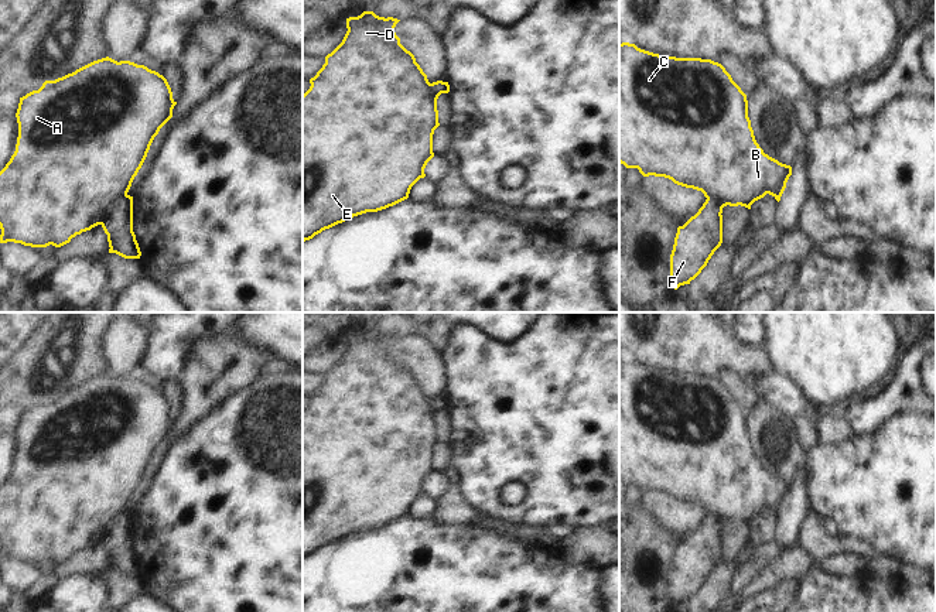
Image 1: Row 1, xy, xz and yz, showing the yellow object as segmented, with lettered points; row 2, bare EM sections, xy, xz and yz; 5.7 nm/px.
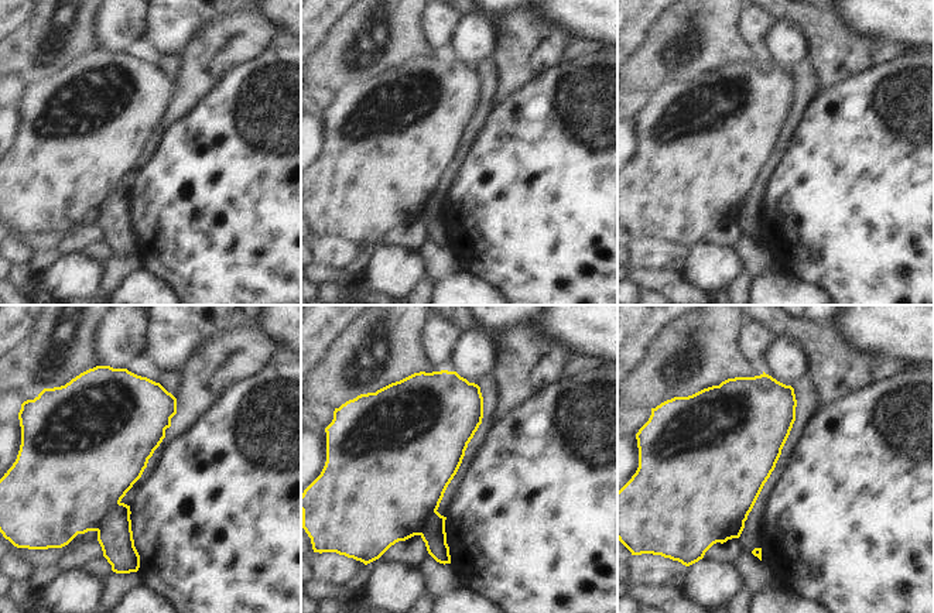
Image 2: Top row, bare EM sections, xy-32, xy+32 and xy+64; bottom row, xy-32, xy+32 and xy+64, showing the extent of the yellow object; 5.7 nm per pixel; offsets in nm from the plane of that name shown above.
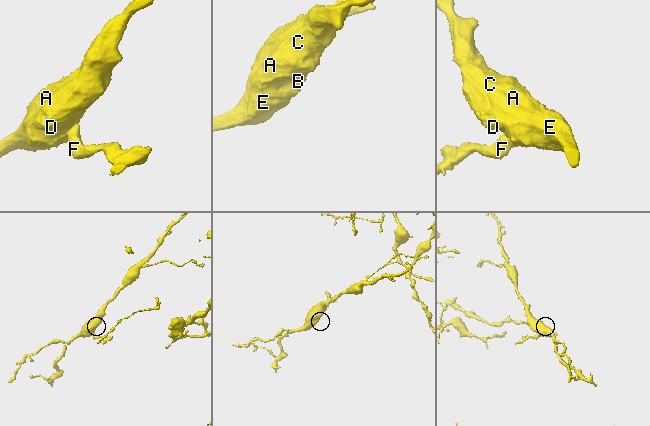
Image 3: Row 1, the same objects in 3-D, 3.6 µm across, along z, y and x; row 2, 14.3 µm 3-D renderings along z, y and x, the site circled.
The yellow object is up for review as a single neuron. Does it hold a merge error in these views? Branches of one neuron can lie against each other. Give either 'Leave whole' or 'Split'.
Split.

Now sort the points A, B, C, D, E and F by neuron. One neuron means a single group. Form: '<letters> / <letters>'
A B C D E / F

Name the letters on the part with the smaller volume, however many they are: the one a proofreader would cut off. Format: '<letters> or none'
F

